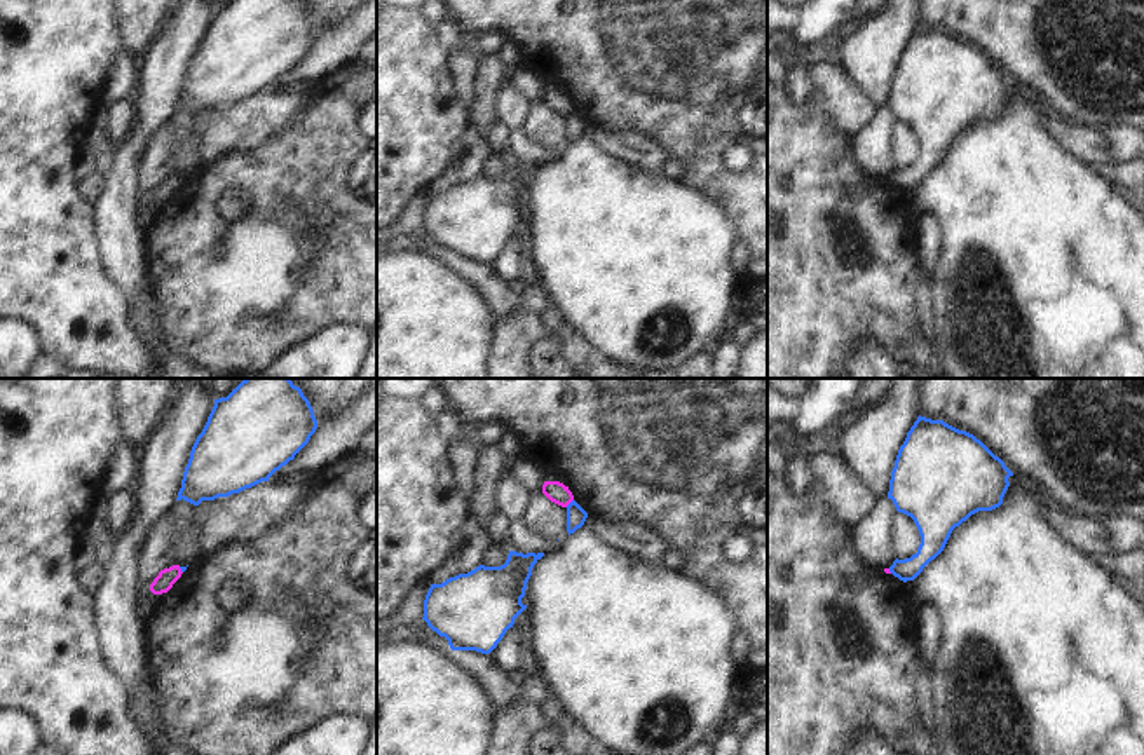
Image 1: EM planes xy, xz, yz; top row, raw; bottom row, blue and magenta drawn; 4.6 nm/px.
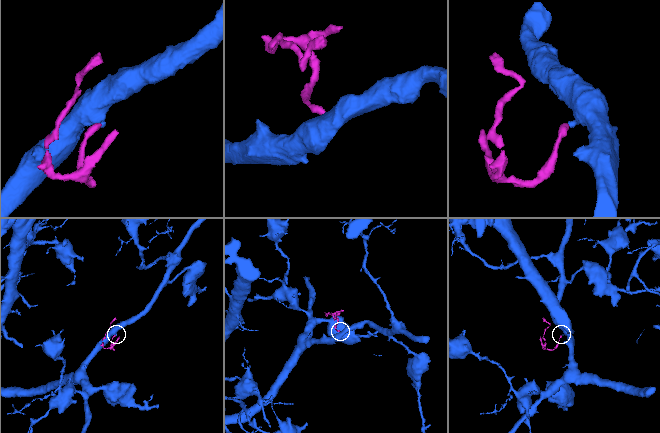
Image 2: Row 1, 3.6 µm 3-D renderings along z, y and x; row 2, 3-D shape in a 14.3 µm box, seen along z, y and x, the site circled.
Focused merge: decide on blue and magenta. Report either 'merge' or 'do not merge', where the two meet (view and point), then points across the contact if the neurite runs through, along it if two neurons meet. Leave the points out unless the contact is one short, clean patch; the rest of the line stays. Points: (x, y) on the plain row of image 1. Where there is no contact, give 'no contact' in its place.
do not merge; contact xz (571, 112); border xz (572, 108), (565, 115)

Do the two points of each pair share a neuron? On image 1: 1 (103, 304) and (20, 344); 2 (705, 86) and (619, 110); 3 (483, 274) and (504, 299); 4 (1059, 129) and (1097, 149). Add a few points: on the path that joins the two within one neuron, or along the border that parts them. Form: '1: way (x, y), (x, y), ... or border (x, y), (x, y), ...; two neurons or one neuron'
1: border (18, 318), (32, 328), (40, 351); two neurons
2: way (684, 86), (644, 86), (640, 89); one neuron
3: way (485, 279), (499, 293); one neuron
4: way (1068, 133), (1089, 145); one neuron

